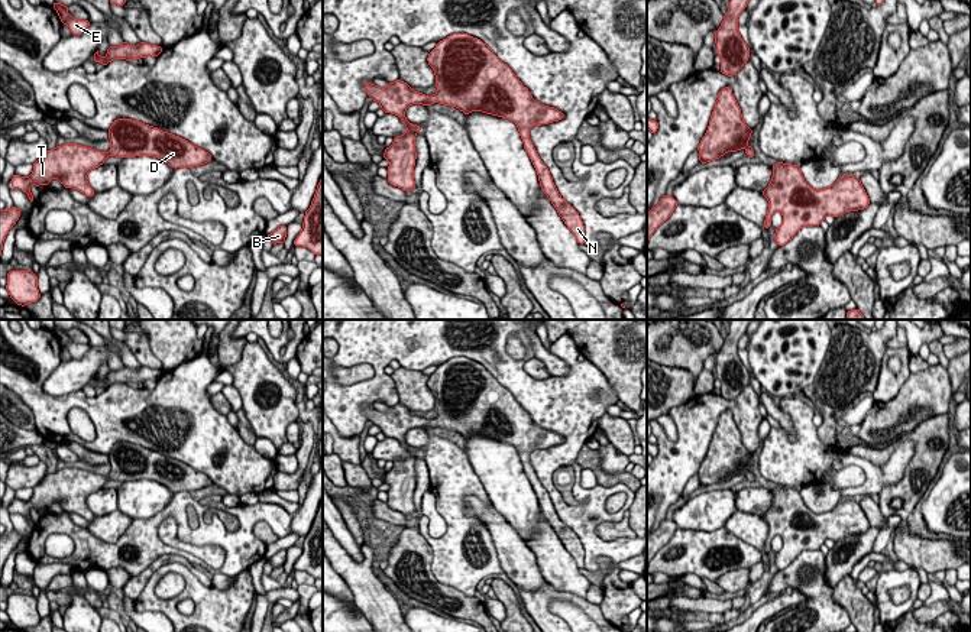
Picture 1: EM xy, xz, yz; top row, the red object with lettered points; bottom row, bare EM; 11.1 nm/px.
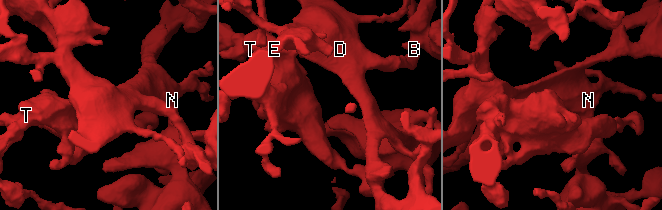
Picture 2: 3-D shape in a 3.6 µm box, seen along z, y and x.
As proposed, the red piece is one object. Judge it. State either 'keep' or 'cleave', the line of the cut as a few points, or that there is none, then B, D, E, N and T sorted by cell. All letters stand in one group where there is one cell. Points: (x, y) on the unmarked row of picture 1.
keep; no cut; B D E N T

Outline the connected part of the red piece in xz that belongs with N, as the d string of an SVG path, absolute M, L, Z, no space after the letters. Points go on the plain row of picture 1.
M453 357L440 364L430 375L427 385L436 399L437 417L434 419L414 415L401 403L386 406L385 412L365 405L368 419L378 425L385 437L397 438L407 450L407 457L394 461L392 469L385 473L383 483L389 486L388 506L407 516L415 512L415 458L423 453L407 444L405 435L410 430L428 431L438 427L456 431L465 438L479 434L508 443L518 451L543 516L577 567L585 568L585 550L579 537L560 521L548 492L540 483L530 463L530 454L534 450L559 445L564 437L537 427L512 393L486 367L467 357Z

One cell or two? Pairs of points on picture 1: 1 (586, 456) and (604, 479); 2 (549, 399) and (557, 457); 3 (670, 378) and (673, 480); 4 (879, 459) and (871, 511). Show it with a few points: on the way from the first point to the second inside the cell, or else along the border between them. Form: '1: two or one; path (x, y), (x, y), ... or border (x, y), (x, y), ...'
1: one; path (592, 462), (599, 473)
2: one; path (563, 414), (569, 420), (569, 443)
3: two; border (695, 395), (666, 412)
4: two; border (877, 505), (886, 519)

